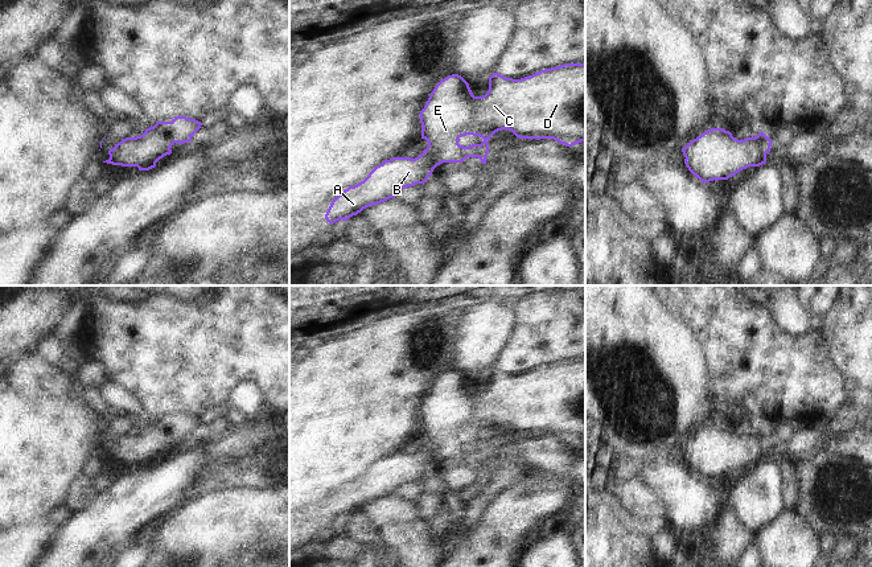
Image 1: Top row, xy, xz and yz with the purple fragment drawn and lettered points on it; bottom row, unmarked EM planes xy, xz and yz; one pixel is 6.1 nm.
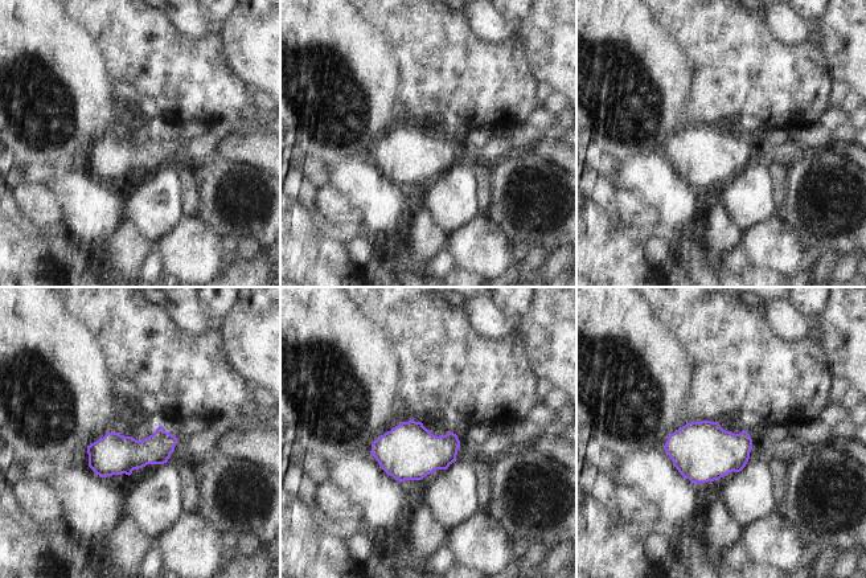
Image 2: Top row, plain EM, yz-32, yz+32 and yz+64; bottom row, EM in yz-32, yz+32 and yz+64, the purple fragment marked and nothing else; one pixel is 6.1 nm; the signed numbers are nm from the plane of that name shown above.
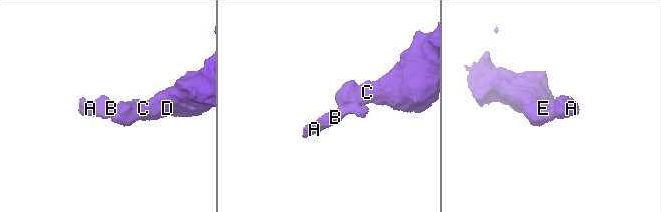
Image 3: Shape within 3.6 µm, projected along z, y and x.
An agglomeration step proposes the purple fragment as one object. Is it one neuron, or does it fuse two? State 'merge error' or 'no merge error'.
no merge error

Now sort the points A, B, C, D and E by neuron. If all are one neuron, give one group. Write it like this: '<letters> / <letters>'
A B C D E

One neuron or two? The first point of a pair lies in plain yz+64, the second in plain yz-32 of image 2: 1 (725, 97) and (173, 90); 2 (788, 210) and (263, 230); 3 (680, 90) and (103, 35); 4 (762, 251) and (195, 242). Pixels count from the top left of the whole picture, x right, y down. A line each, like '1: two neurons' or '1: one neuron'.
1: one neuron
2: one neuron
3: two neurons
4: one neuron

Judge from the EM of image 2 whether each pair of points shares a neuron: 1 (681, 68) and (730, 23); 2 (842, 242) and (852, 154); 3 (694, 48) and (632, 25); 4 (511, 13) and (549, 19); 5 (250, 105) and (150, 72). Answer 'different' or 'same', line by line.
1: different
2: different
3: different
4: different
5: same

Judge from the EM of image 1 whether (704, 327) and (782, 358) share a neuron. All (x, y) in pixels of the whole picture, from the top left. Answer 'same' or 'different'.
same

